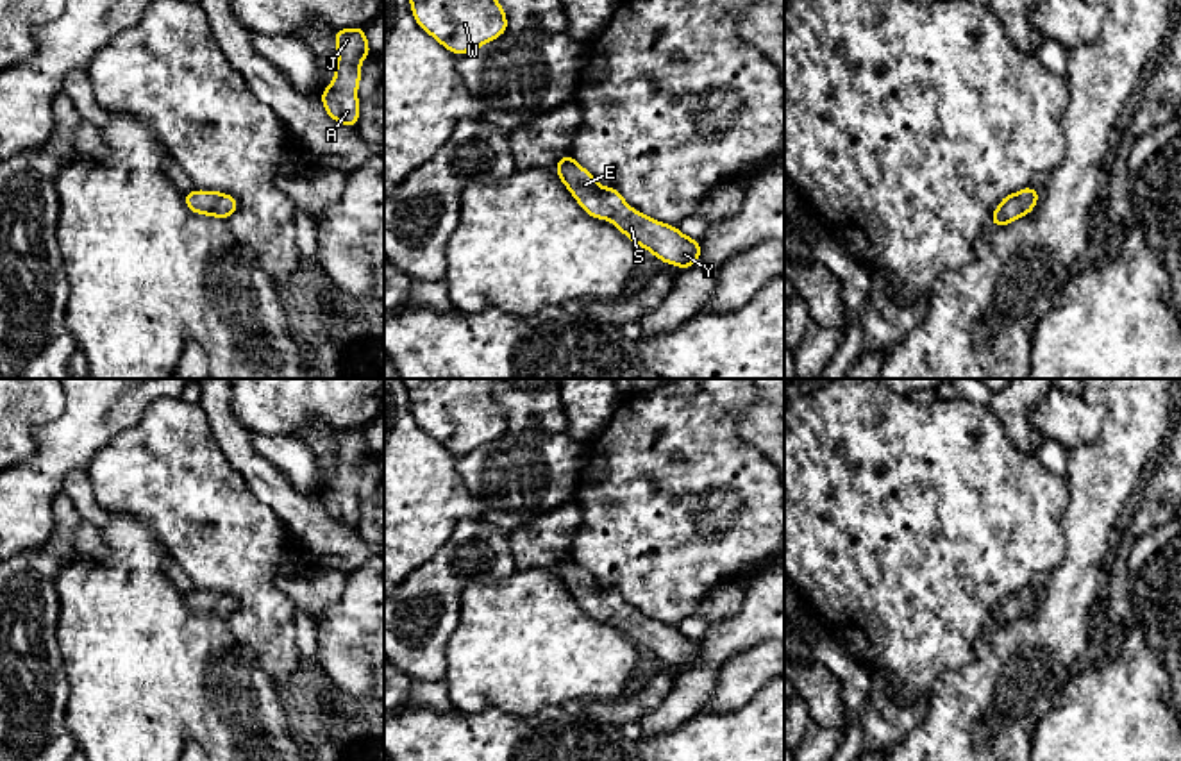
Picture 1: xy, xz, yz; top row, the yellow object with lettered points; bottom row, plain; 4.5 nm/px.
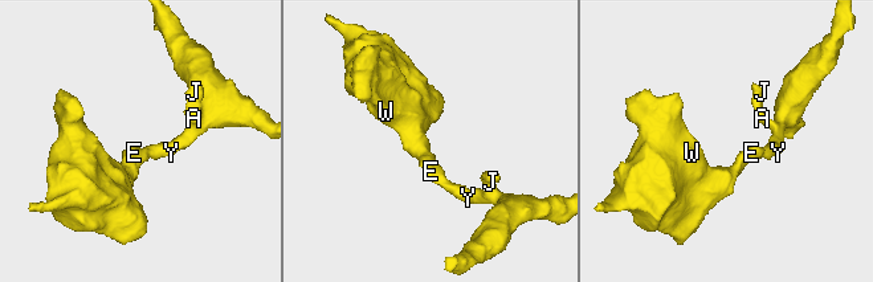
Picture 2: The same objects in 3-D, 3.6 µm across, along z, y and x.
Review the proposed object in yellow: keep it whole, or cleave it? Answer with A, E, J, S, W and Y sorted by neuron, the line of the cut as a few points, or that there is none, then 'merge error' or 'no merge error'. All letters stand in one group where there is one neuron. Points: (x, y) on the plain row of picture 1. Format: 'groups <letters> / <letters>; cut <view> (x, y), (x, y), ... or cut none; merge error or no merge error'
groups A E J S W Y; cut none; no merge error

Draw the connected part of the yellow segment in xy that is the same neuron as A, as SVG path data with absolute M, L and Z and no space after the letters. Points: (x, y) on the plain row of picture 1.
M364 427L334 431L334 439L338 445L334 482L327 486L320 497L332 520L356 529L359 522L356 493L361 481L359 464L372 452L364 436Z

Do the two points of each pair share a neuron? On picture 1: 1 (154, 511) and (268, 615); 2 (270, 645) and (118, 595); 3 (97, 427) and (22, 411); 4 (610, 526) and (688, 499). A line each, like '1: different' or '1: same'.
1: same
2: different
3: different
4: same

